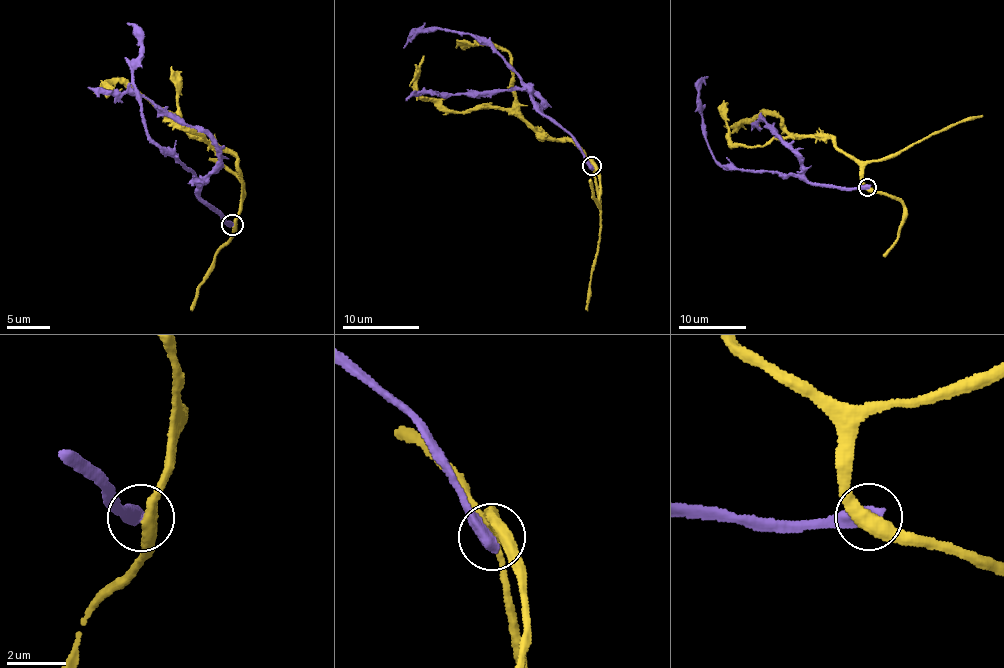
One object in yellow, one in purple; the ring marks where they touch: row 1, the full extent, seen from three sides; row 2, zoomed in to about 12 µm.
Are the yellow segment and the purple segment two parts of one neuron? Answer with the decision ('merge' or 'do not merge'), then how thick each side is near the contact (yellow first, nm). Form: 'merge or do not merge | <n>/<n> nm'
do not merge | 440/550 nm

